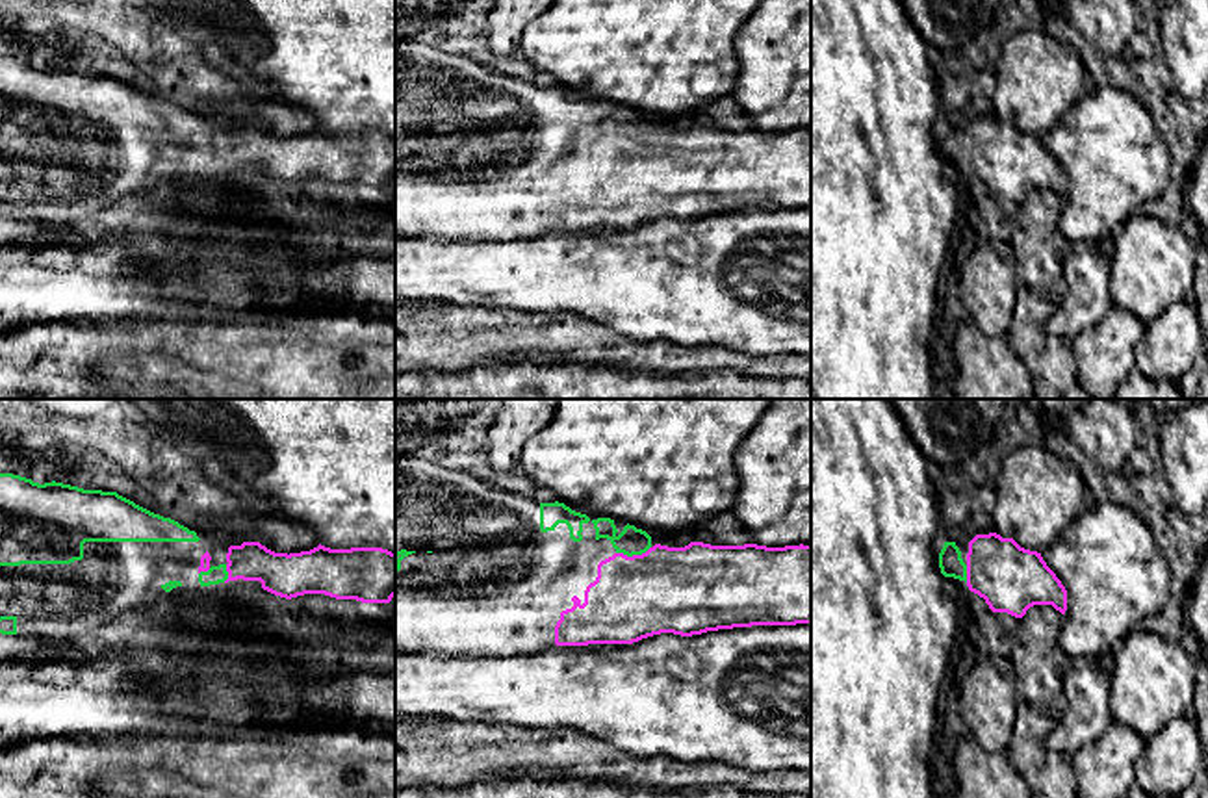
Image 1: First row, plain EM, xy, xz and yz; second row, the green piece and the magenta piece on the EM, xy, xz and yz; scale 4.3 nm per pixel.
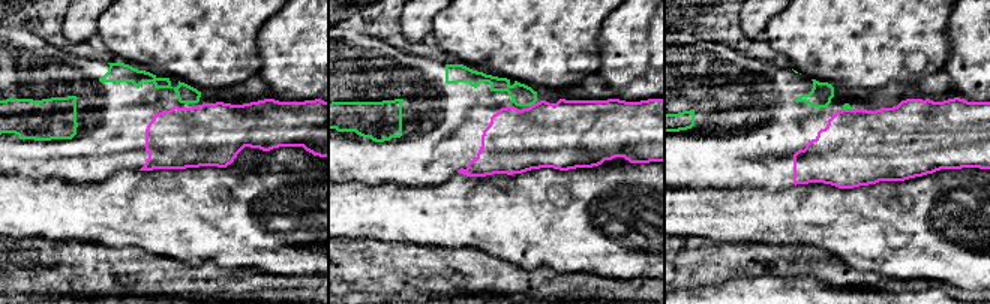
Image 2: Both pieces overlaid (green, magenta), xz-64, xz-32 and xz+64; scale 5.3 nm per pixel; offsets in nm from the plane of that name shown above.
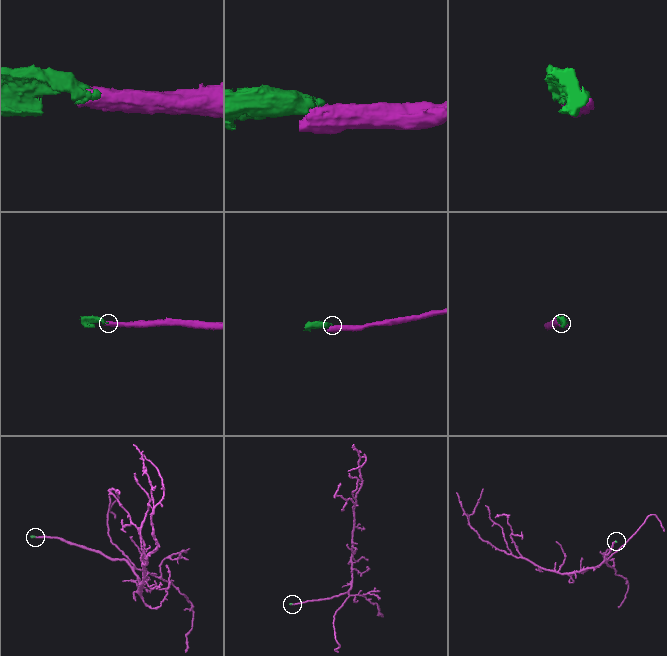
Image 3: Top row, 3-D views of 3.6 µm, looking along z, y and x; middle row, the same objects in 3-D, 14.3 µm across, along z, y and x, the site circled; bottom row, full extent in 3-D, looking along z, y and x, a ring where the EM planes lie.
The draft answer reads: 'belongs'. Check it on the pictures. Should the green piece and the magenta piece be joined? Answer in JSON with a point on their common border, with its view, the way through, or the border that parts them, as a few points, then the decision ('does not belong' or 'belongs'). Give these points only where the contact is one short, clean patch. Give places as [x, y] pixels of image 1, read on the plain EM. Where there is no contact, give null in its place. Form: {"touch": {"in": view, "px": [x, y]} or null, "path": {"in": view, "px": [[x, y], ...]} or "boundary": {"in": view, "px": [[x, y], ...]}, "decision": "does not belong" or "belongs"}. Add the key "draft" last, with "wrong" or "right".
{"touch": {"in": "xz", "px": [633, 138]}, "decision": "belongs", "draft": "right"}

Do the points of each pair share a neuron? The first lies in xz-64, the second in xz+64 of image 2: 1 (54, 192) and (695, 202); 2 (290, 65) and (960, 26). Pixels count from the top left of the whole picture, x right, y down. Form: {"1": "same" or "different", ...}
{"1": "same", "2": "same"}

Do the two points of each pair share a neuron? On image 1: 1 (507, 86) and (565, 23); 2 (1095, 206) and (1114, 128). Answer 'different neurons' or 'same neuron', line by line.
1: different neurons
2: same neuron

